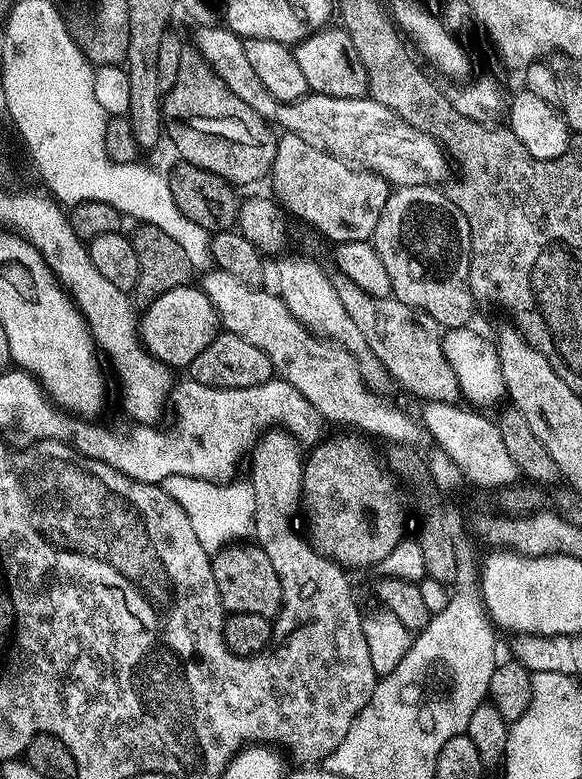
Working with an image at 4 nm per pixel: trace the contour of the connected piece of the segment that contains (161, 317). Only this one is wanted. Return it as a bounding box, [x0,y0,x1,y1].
[139,287,221,370]

